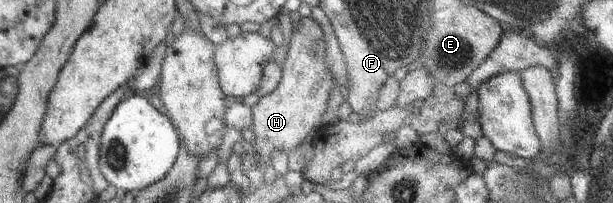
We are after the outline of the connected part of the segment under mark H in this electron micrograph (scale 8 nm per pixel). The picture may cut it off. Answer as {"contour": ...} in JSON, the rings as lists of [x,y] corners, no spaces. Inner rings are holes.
{"contour":[[[302,17],[295,24],[286,47],[287,55],[279,84],[271,94],[259,98],[250,108],[255,139],[246,146],[248,153],[253,156],[252,165],[261,172],[272,165],[275,153],[285,153],[288,156],[294,150],[299,150],[307,138],[316,137],[324,128],[323,116],[327,112],[330,90],[337,87],[325,62],[325,44],[317,21],[311,17]]]}

